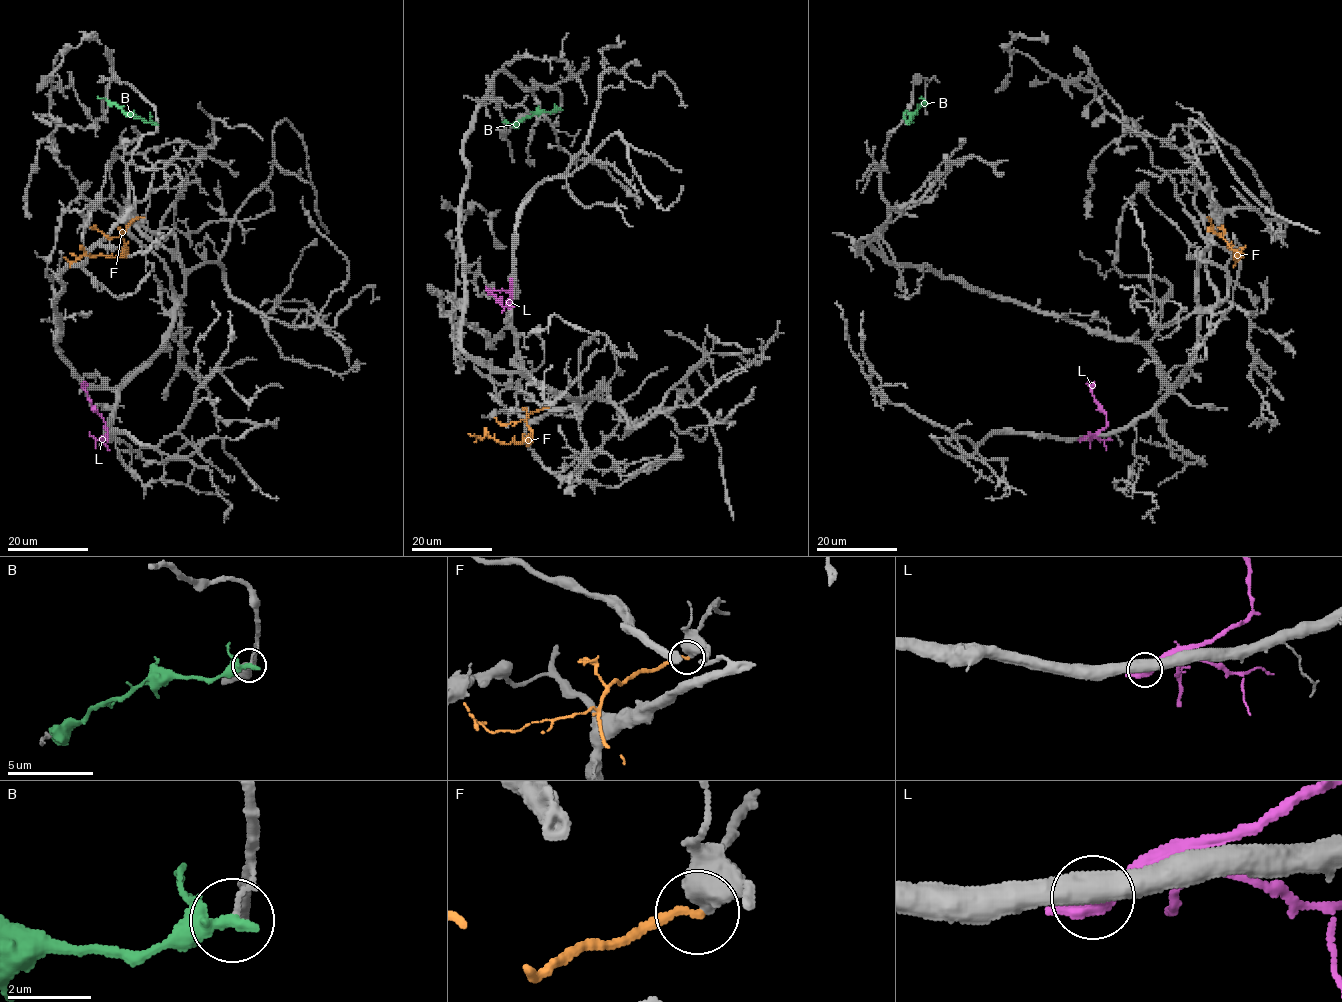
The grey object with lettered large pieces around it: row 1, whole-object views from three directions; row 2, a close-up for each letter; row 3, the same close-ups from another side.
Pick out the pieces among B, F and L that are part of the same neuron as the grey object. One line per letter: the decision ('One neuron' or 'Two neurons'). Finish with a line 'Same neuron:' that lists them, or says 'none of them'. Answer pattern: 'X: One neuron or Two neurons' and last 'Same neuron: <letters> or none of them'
B: Two neurons
F: Two neurons
L: Two neurons
Same neuron: none of them

